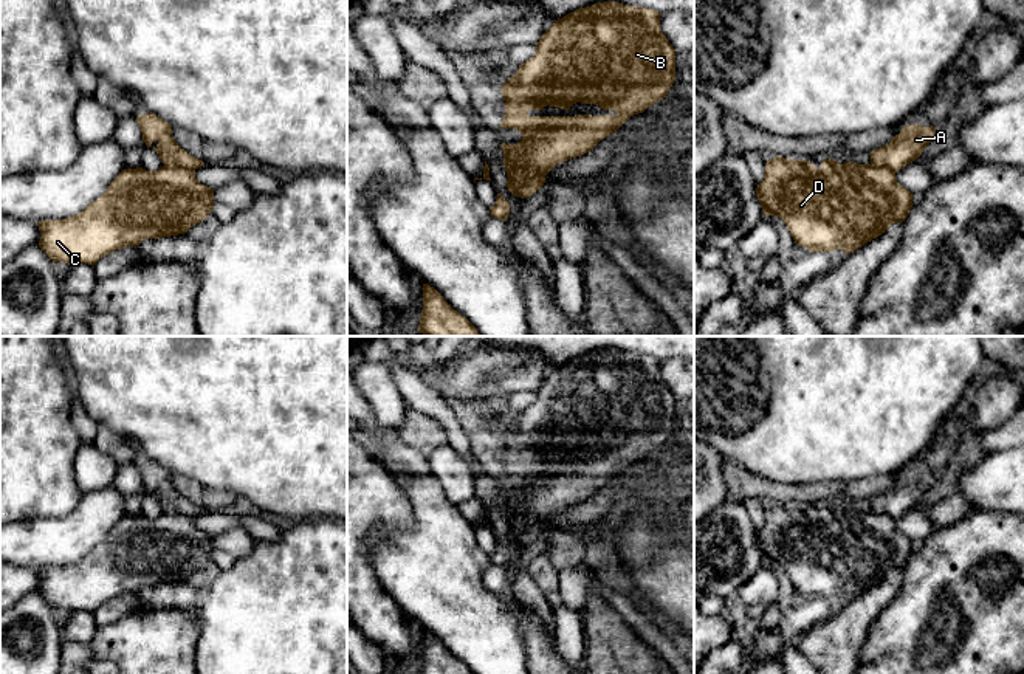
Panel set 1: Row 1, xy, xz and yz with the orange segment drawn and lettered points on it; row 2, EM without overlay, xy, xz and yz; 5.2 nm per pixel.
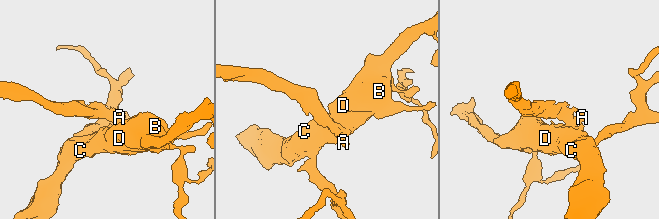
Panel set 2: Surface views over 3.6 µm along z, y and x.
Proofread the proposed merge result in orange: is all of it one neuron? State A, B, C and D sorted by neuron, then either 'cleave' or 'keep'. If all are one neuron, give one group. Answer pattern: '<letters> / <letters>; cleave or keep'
A / B C D; cleave

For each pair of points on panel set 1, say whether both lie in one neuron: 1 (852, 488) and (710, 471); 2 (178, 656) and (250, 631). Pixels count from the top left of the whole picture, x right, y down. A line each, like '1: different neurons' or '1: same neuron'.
1: different neurons
2: different neurons

